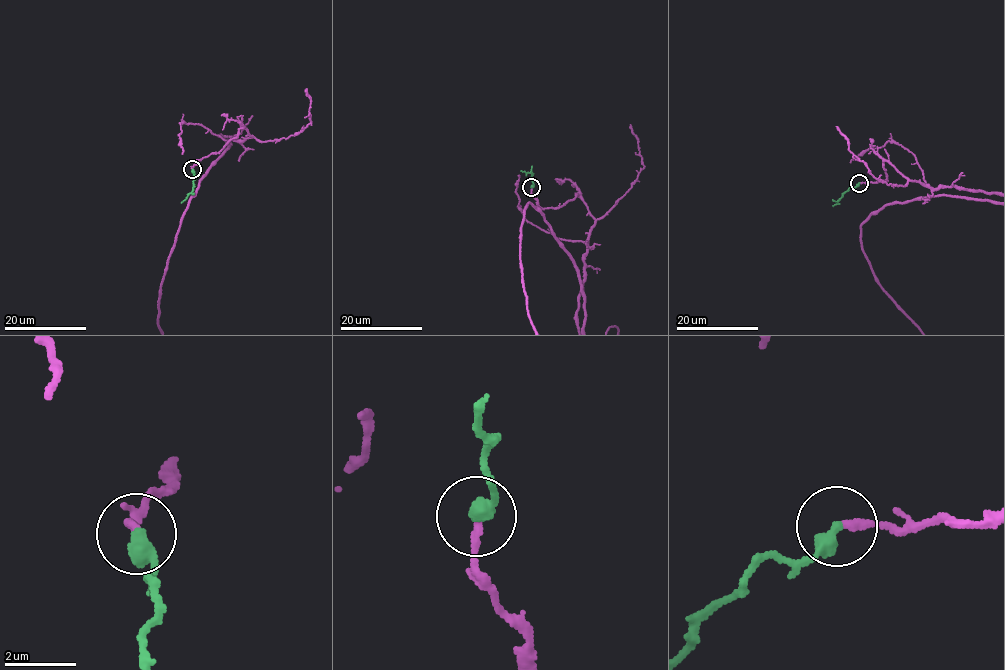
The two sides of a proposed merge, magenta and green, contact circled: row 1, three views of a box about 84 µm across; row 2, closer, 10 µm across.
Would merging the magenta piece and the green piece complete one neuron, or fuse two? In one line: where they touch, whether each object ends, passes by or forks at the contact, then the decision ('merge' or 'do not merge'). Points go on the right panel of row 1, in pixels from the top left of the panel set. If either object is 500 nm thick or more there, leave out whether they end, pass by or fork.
(859, 183) | magenta ends | green ends | merge

